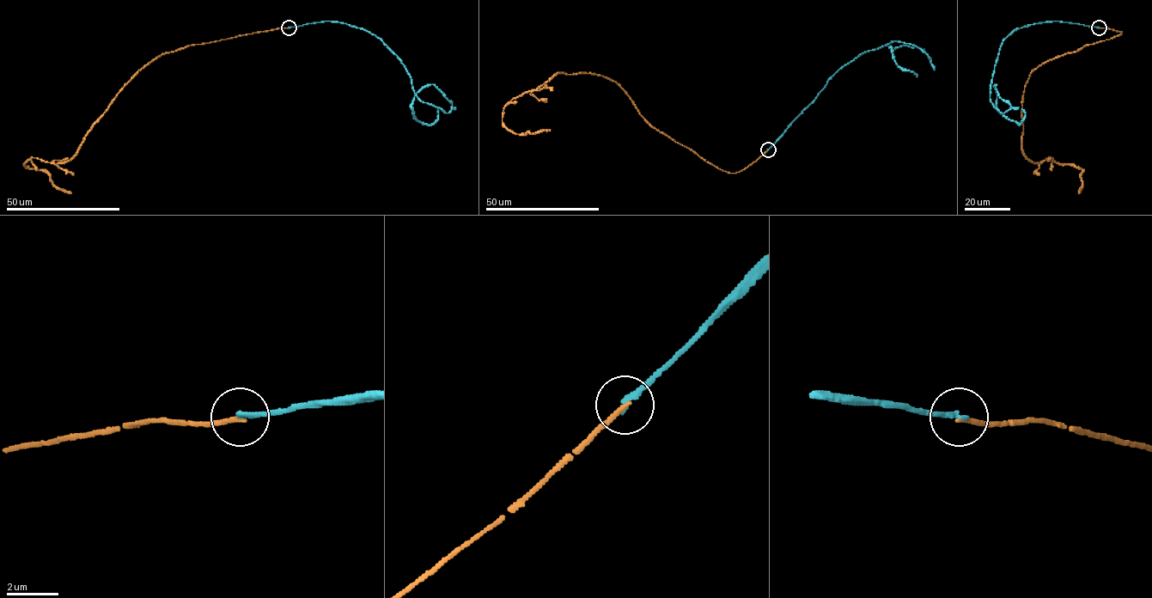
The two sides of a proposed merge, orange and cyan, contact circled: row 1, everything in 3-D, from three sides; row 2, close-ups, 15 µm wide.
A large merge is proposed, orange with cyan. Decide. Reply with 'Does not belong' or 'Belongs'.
Does not belong

